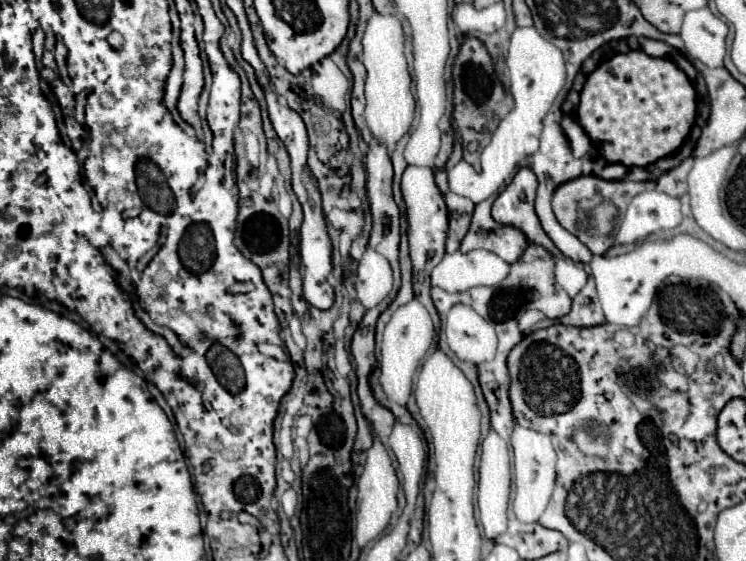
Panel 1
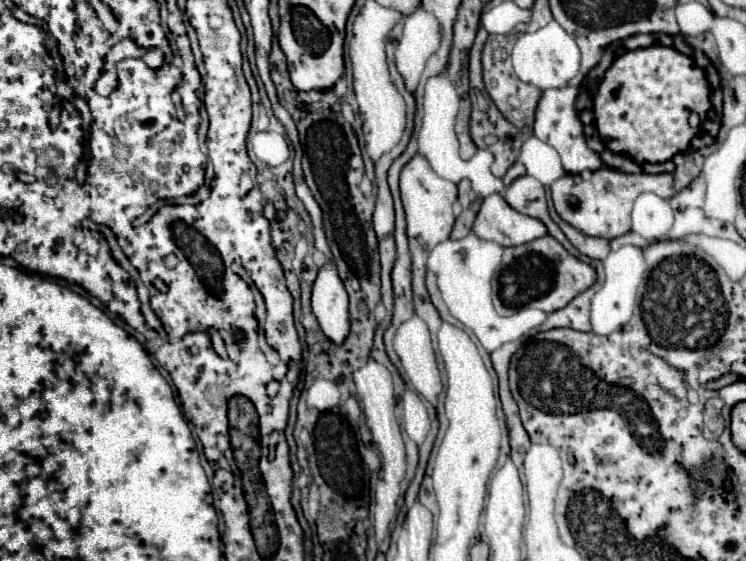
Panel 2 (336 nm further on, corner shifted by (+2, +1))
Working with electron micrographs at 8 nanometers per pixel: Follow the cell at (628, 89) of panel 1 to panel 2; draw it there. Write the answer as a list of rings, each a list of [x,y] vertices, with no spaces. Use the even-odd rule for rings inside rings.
[[[663,45],[633,49],[617,57],[605,71],[593,103],[595,125],[605,147],[609,147],[613,153],[625,153],[635,163],[663,163],[669,161],[673,155],[685,151],[689,147],[689,141],[697,133],[697,129],[689,125],[689,115],[697,113],[699,117],[705,117],[711,107],[709,83],[705,79],[705,73],[693,63],[691,57]]]

